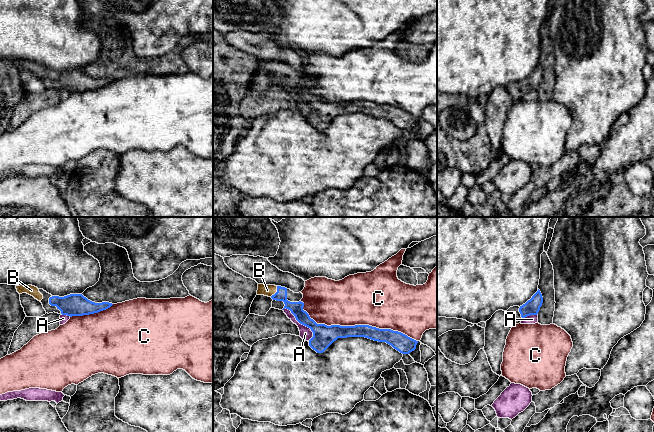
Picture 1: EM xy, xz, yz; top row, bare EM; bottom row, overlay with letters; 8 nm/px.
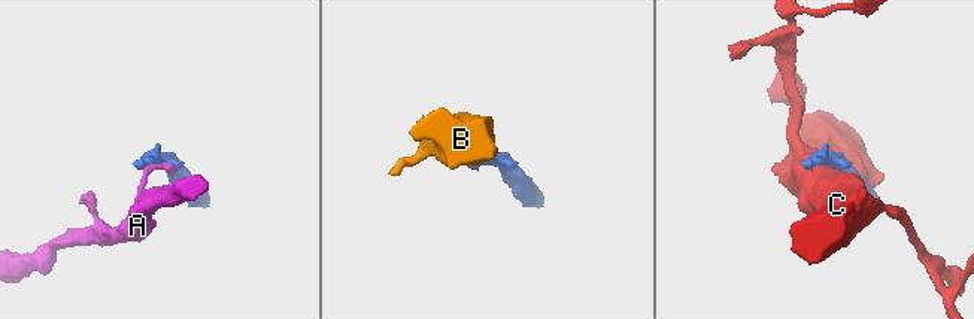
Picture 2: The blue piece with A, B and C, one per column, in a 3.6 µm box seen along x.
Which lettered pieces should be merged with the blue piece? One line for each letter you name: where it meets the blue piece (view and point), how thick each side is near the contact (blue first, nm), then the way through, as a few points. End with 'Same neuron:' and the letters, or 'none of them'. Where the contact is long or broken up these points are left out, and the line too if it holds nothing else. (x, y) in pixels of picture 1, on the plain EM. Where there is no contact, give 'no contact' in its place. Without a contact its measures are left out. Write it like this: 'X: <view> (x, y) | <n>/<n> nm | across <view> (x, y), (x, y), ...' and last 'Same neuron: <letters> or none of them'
B: xz (276, 68) | 110/100 nm | across xz (296, 84), (291, 82), (276, 68), (267, 66)
Same neuron: B

